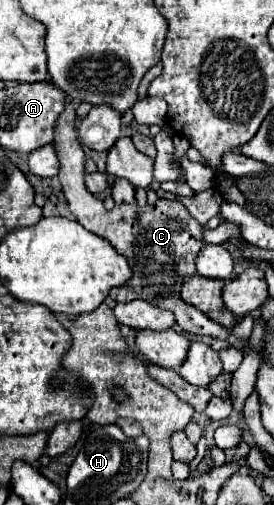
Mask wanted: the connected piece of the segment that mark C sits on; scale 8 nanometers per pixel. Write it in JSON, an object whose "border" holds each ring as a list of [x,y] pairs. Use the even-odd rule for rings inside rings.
{"border":[[[68,99],[68,107],[64,109],[64,115],[60,115],[60,135],[56,137],[56,151],[60,153],[60,183],[62,191],[68,203],[68,209],[74,213],[74,217],[80,221],[82,227],[88,231],[108,239],[118,253],[122,253],[132,269],[132,277],[122,287],[112,287],[110,297],[114,301],[132,301],[132,299],[146,299],[154,303],[156,307],[170,309],[176,315],[178,325],[184,331],[196,333],[196,335],[210,335],[228,339],[230,345],[244,349],[246,343],[232,337],[230,329],[220,327],[212,319],[208,319],[200,309],[188,305],[180,297],[180,283],[182,277],[194,275],[196,267],[196,255],[202,249],[202,225],[188,213],[184,203],[180,199],[158,199],[154,205],[138,207],[132,205],[116,205],[116,211],[106,211],[104,203],[94,197],[88,187],[84,185],[84,149],[82,143],[76,137],[74,131],[74,119],[76,119],[76,105]]]}

